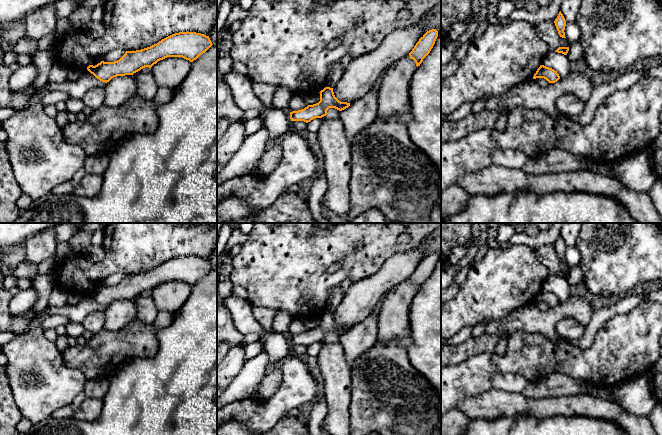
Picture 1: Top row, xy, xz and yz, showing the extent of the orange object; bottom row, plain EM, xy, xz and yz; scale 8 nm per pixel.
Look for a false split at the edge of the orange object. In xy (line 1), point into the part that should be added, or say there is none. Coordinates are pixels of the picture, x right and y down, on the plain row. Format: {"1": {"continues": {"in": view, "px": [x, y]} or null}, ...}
{"1": {"continues": null}}

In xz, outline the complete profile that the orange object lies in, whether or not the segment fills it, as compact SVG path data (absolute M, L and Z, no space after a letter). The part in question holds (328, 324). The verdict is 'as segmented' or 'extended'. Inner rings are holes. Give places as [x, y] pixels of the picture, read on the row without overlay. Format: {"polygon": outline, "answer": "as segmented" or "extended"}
{"polygon": "M325 311L320 316L320 325L313 329L308 329L304 333L290 336L291 345L310 346L315 342L322 342L327 339L329 332L342 335L350 330L350 327L339 325L333 316L333 312Z", "answer": "as segmented"}

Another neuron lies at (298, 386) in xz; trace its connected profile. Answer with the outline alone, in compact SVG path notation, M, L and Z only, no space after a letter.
M288 355L281 362L278 362L276 367L281 373L281 384L276 392L267 400L258 400L252 396L217 409L217 428L226 420L234 420L245 424L249 430L249 435L260 435L270 430L289 410L299 408L308 402L314 402L320 390L304 362Z

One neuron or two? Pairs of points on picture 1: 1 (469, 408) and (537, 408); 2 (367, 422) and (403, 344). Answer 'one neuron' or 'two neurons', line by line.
1: one neuron
2: one neuron

